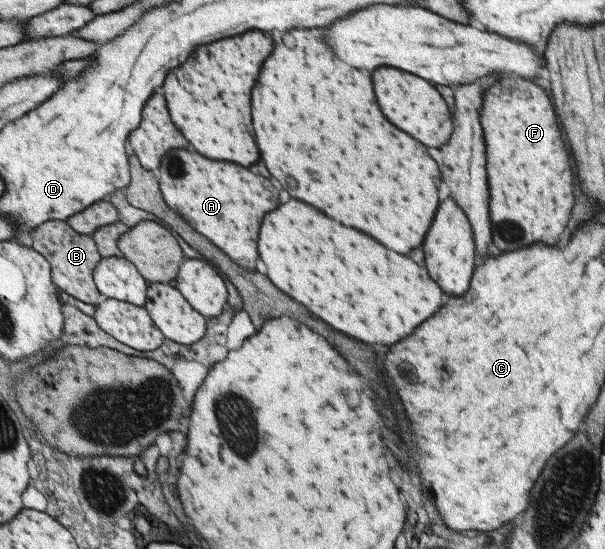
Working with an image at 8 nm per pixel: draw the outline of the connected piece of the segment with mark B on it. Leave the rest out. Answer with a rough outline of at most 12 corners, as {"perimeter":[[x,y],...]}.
{"perimeter":[[67,220],[31,233],[62,294],[94,306],[103,260],[92,235]]}

